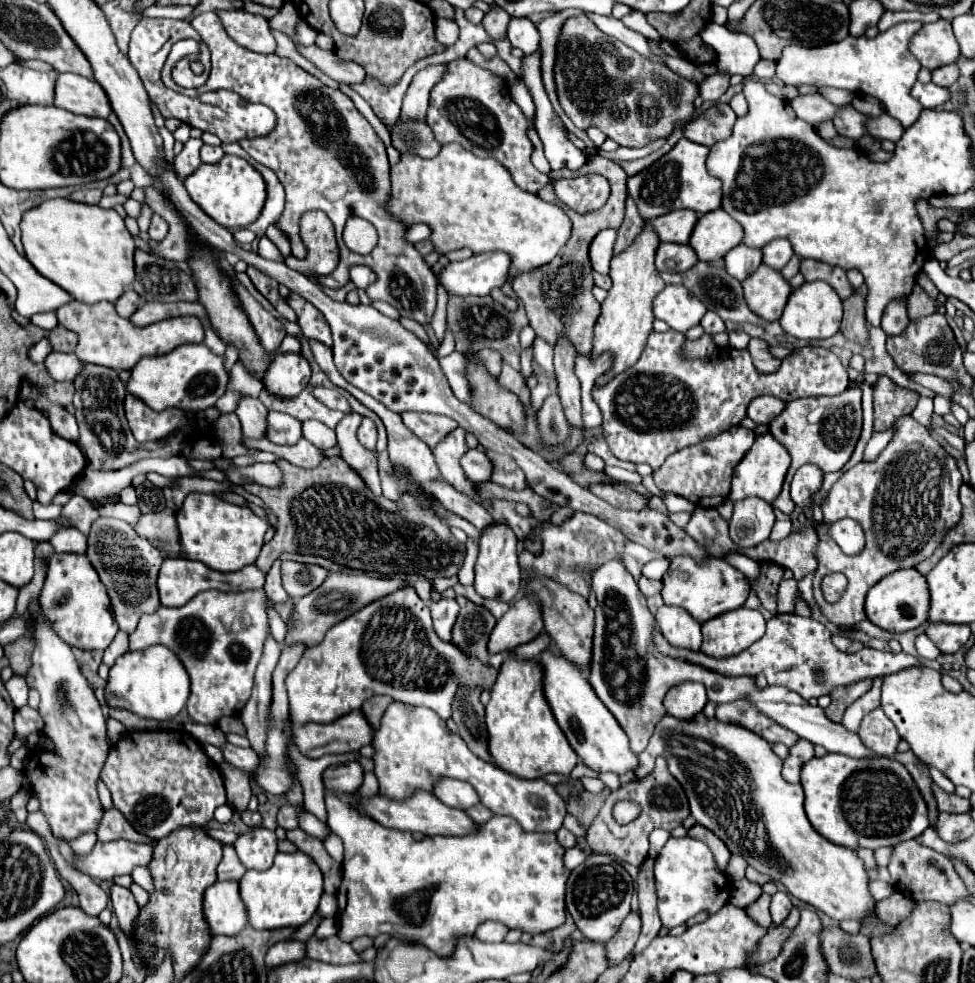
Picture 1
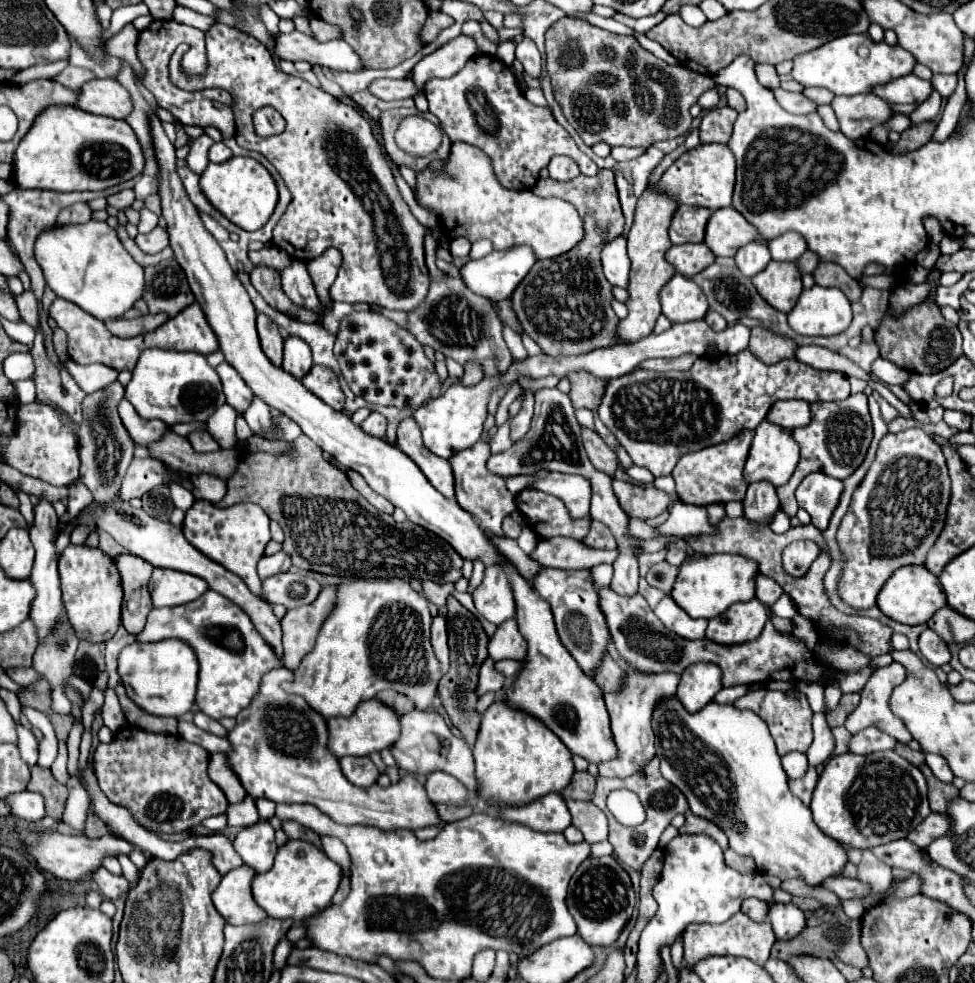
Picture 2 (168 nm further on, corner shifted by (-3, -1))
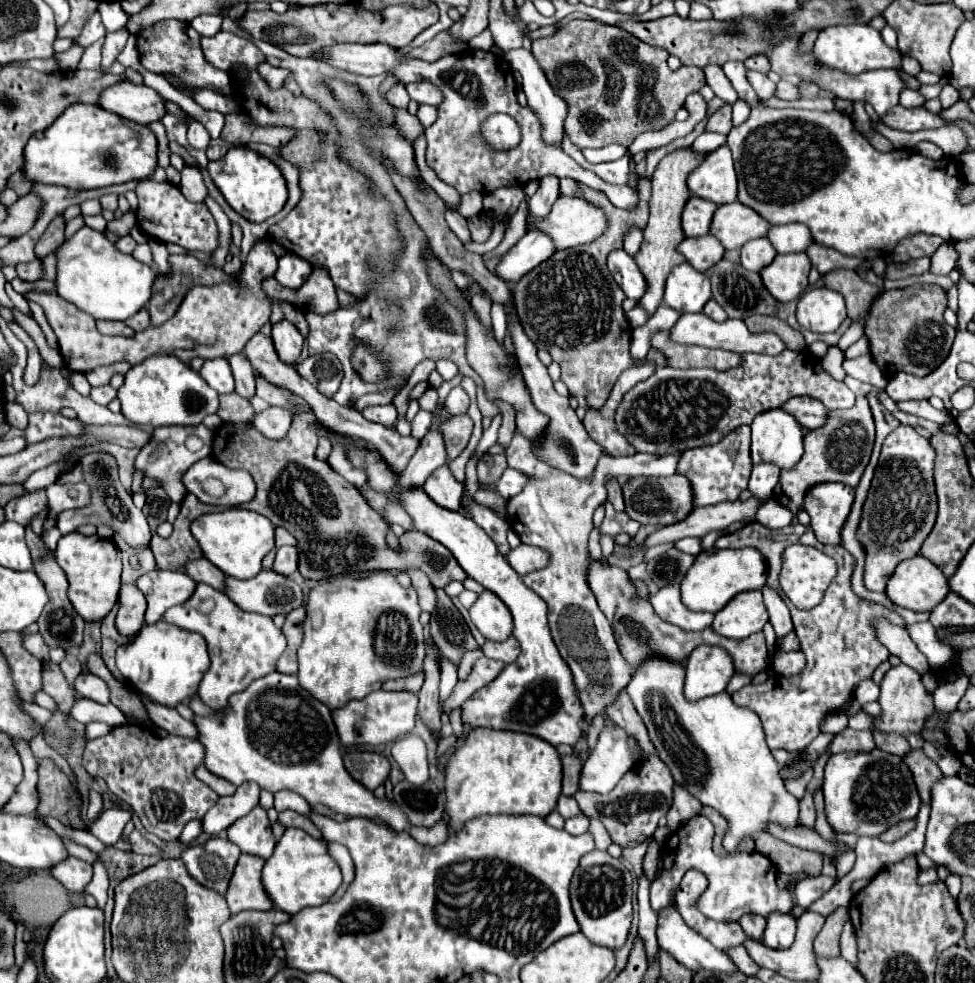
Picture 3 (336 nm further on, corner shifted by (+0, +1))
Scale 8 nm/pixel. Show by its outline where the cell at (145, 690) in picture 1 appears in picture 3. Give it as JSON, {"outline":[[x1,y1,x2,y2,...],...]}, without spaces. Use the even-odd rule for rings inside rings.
{"outline":[[145,624,137,636,117,648,115,662,119,672,137,688,137,692,157,704,175,708,195,696,203,672,209,668,207,644,199,634,181,630,173,624]]}

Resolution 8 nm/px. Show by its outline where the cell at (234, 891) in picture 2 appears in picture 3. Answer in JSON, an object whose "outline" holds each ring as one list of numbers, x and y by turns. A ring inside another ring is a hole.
{"outline":[[251,854,239,856,229,888,225,892,231,914,239,914,245,910,271,910,273,908,259,880,263,864,265,860,259,860,259,856,251,856]]}

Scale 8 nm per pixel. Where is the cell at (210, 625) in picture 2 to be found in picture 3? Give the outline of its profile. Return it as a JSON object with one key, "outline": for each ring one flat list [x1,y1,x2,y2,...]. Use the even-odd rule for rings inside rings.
{"outline":[[197,584,195,594,185,604,169,608,161,620,167,624,175,624,183,630,197,632,205,638,211,656,211,666,203,674,197,696,213,710,225,710,229,706,231,694,247,688,247,684,251,684,259,676,275,672,277,660,285,650,285,636,273,624,271,616,245,612,237,604,227,600,223,592,207,584],[205,600,213,600,213,608,209,612,201,610]]}

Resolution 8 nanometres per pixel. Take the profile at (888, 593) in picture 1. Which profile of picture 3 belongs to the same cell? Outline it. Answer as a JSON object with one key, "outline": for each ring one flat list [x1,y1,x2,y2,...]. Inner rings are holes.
{"outline":[[925,556,903,560,885,588,887,598,913,612,931,612,947,594,949,584,943,572,935,568]]}

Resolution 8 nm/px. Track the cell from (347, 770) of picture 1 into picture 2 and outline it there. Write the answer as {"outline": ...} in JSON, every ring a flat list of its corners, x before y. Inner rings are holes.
{"outline":[[344,756,340,758,340,766,344,776,360,788,368,788,372,784,376,784,380,772,374,766,374,762,368,756]]}

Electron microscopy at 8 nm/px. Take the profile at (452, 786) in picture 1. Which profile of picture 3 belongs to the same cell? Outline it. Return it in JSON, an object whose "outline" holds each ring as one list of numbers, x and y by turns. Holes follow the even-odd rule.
{"outline":[[407,734,405,738,397,740,391,748,391,754,411,784,423,786,429,780,425,744,419,736]]}

